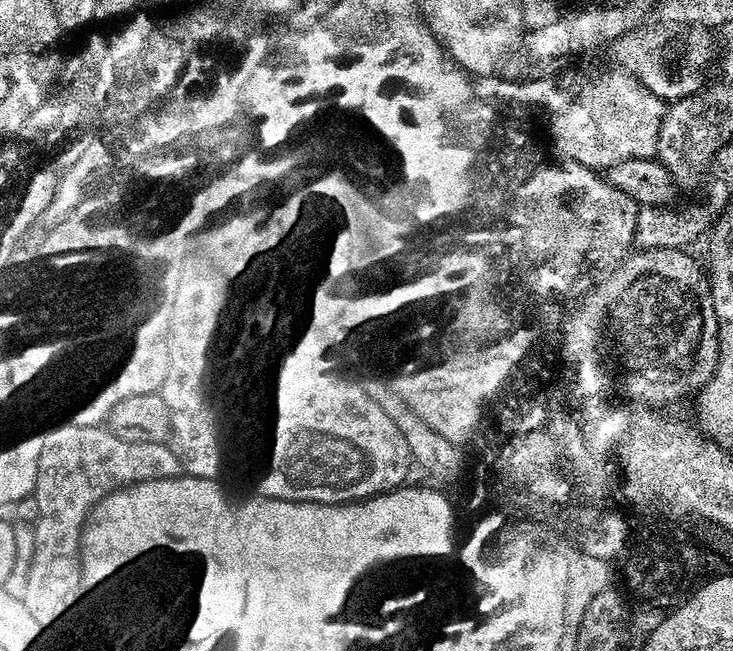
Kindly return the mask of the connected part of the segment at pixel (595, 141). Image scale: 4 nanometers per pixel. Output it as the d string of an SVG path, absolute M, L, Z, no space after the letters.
M626 70L604 72L596 81L585 83L584 89L557 116L551 117L552 144L565 160L574 160L597 170L607 170L618 162L653 159L658 146L660 120L665 101L650 94L637 76Z

